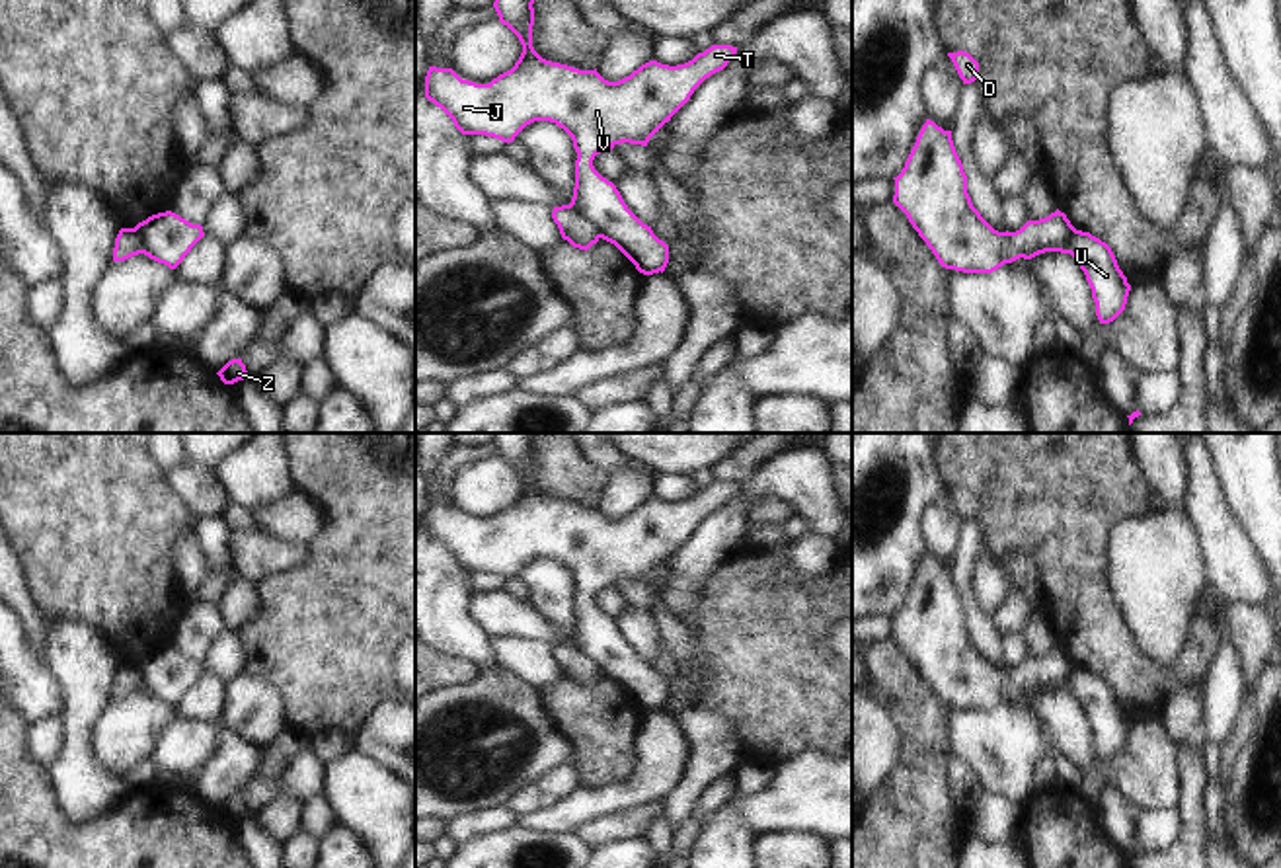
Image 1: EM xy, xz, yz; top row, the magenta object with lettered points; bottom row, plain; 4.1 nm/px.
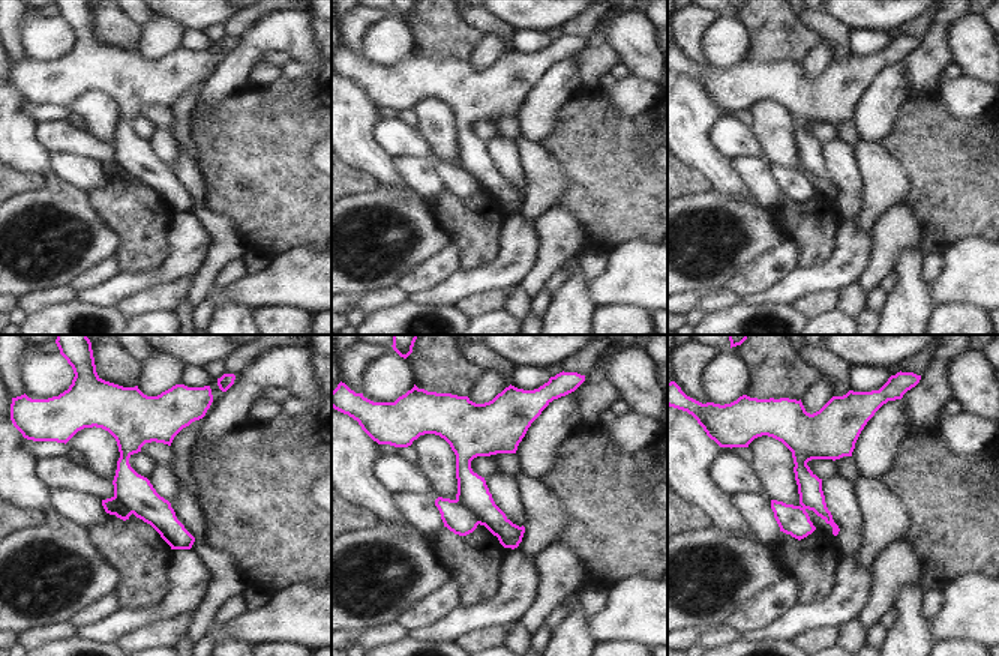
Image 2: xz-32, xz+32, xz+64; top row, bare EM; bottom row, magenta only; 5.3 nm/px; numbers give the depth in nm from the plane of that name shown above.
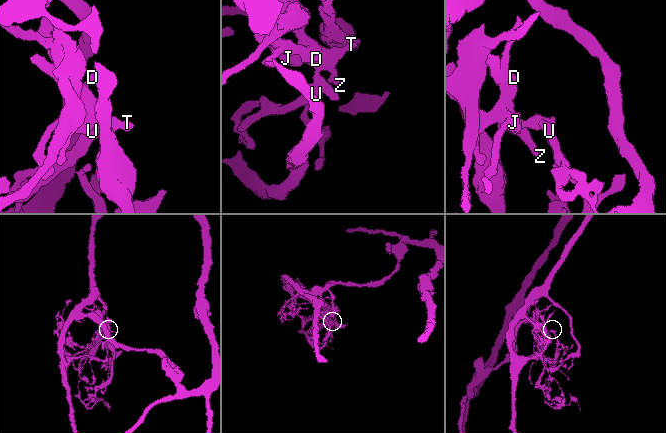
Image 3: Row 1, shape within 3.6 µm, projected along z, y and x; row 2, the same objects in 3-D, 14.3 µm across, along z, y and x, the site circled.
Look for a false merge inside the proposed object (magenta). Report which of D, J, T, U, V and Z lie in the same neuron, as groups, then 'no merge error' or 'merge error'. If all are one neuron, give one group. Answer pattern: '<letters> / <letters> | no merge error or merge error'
D J T V Z / U | merge error

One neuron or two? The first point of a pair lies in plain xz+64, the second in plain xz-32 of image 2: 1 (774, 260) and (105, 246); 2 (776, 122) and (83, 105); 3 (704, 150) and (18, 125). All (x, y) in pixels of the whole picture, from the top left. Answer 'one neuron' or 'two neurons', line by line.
1: two neurons
2: one neuron
3: one neuron

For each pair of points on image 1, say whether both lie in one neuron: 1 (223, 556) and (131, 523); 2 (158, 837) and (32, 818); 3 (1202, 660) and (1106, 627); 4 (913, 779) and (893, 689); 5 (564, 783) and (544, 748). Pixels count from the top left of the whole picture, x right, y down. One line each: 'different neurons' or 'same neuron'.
1: different neurons
2: same neuron
3: same neuron
4: same neuron
5: different neurons

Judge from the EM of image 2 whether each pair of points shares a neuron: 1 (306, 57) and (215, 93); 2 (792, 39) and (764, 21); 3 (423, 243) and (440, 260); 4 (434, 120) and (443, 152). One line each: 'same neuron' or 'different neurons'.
1: same neuron
2: same neuron
3: different neurons
4: same neuron

